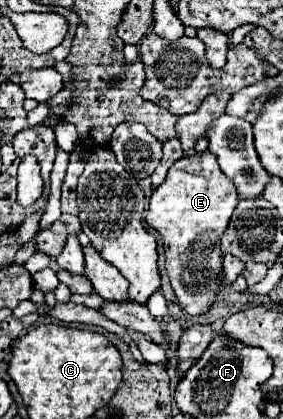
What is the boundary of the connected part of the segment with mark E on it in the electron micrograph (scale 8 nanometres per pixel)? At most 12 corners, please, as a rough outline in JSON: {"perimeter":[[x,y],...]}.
{"perimeter":[[211,152],[177,160],[145,220],[189,316],[223,286],[239,198]]}

